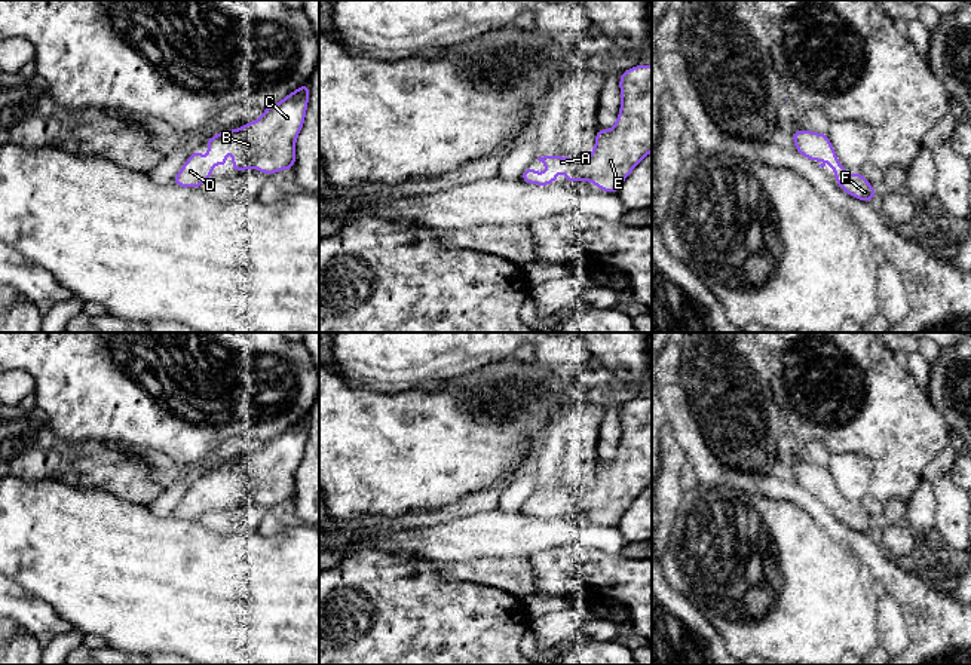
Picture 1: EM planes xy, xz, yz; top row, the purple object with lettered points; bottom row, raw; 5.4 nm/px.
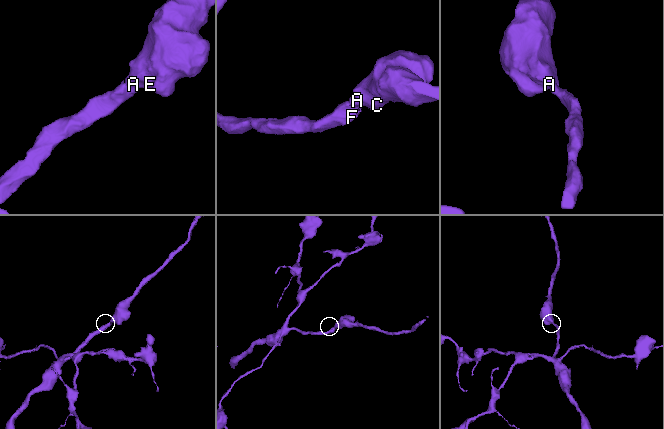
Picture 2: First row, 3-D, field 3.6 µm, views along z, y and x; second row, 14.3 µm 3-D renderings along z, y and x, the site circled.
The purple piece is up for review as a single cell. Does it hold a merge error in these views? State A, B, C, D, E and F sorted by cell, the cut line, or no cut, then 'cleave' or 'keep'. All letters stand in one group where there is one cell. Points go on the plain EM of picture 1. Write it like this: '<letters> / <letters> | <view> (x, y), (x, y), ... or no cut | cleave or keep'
A B C D E F | no cut | keep

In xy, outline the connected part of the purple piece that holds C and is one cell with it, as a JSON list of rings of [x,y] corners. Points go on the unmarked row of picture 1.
[[[309,416],[288,426],[282,433],[266,439],[258,453],[245,456],[243,460],[223,463],[206,474],[209,490],[199,482],[193,484],[172,514],[174,518],[199,521],[212,509],[214,496],[226,500],[227,475],[233,474],[233,505],[258,502],[272,508],[295,497],[295,474],[303,460]]]

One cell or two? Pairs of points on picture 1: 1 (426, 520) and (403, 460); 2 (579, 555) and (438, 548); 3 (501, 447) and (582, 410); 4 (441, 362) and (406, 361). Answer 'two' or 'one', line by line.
1: two
2: two
3: two
4: one

